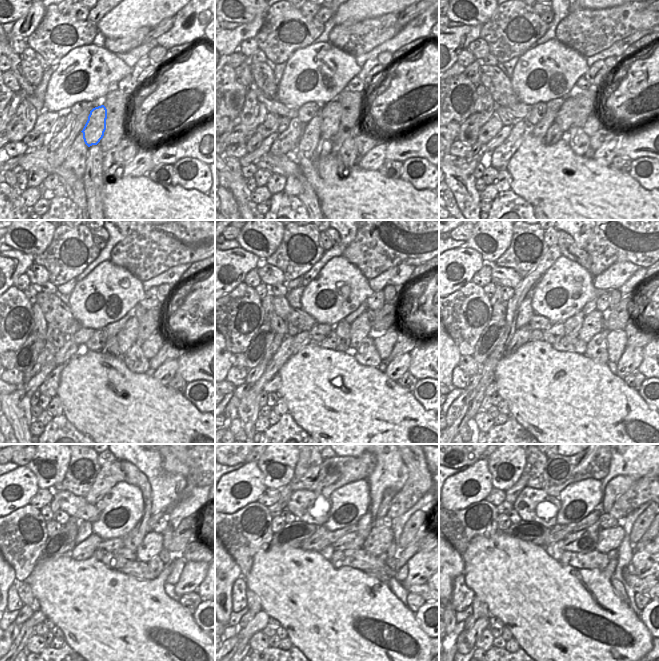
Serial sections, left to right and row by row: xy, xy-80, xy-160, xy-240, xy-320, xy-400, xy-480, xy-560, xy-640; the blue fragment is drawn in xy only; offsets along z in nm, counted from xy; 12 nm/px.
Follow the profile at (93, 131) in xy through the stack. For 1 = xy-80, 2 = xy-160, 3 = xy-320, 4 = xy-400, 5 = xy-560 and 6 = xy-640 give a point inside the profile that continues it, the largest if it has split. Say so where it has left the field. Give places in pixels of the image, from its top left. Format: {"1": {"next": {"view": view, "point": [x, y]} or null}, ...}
{"1": {"next": {"view": "xy-80", "point": [332, 111]}}, "2": {"next": {"view": "xy-160", "point": [566, 115]}}, "3": {"next": {"view": "xy-320", "point": [360, 328]}}, "4": {"next": {"view": "xy-400", "point": [593, 323]}}, "5": {"next": {"view": "xy-560", "point": [379, 539]}}, "6": {"next": {"view": "xy-640", "point": [610, 539]}}}

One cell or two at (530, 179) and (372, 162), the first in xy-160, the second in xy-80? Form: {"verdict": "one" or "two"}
{"verdict": "two"}

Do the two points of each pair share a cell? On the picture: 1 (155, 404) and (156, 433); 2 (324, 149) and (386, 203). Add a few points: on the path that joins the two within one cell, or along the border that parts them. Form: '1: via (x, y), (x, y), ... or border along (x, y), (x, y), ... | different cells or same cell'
1: via (155, 411), (155, 426) | same cell
2: border along (332, 151), (320, 158), (312, 157) | different cells

